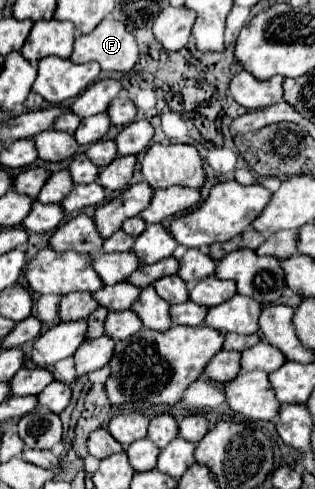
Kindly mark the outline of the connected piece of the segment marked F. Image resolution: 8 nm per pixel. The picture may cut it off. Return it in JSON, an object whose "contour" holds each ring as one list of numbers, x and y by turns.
{"contour":[[104,18,90,34,76,38,70,60,74,64,96,60,102,70,130,72,138,62,138,44,124,24]]}

